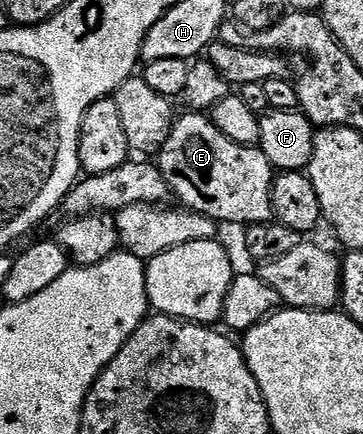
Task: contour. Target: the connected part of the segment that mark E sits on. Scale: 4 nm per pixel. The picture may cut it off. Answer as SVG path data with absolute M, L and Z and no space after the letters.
M188 112L185 115L185 118L177 117L173 121L170 136L158 155L160 171L175 201L181 207L210 216L218 224L237 222L240 228L247 228L259 222L273 221L274 167L268 157L257 147L234 144L234 140L222 136L222 132L218 132L218 128L212 123L211 117L200 112Z

